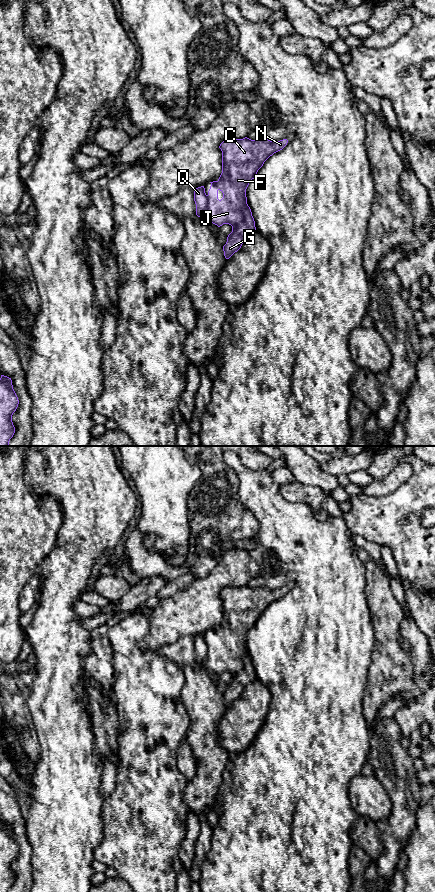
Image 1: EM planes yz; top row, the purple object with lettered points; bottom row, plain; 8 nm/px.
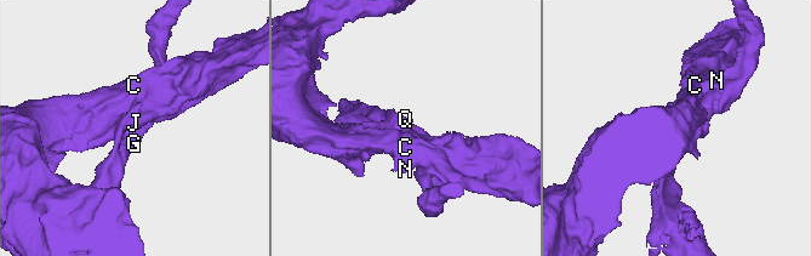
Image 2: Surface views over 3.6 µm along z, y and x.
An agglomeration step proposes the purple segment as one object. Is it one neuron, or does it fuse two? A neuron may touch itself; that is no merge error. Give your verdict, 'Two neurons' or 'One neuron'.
Two neurons

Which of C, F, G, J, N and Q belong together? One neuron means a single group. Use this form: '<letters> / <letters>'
C F J N / G Q

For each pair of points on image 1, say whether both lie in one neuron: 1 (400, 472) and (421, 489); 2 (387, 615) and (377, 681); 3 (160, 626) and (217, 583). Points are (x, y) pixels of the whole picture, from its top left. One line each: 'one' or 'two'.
1: two
2: one
3: one

